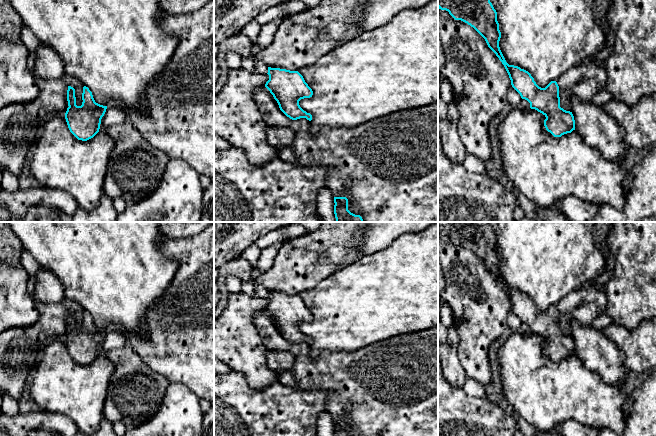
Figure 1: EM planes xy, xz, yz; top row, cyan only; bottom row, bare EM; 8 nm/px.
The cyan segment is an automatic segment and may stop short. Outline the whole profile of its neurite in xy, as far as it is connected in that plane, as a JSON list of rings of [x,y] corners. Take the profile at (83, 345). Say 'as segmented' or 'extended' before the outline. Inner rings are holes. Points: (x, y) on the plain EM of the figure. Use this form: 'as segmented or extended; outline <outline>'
as segmented; outline [[[68,310],[68,332],[65,343],[70,356],[78,363],[87,365],[93,362],[100,353],[101,343],[107,330],[95,326],[92,316],[88,311],[83,311],[82,329],[76,329],[75,313]]]

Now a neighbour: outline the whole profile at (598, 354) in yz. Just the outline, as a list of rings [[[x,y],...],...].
[[[576,321],[571,323],[571,327],[575,353],[589,370],[600,376],[603,382],[624,386],[633,380],[633,376],[627,374],[624,355],[601,330],[596,330],[592,325],[581,325]]]

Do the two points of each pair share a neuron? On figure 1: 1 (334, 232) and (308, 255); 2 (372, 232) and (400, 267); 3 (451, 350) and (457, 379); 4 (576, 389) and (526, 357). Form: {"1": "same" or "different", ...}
{"1": "same", "2": "different", "3": "same", "4": "same"}

